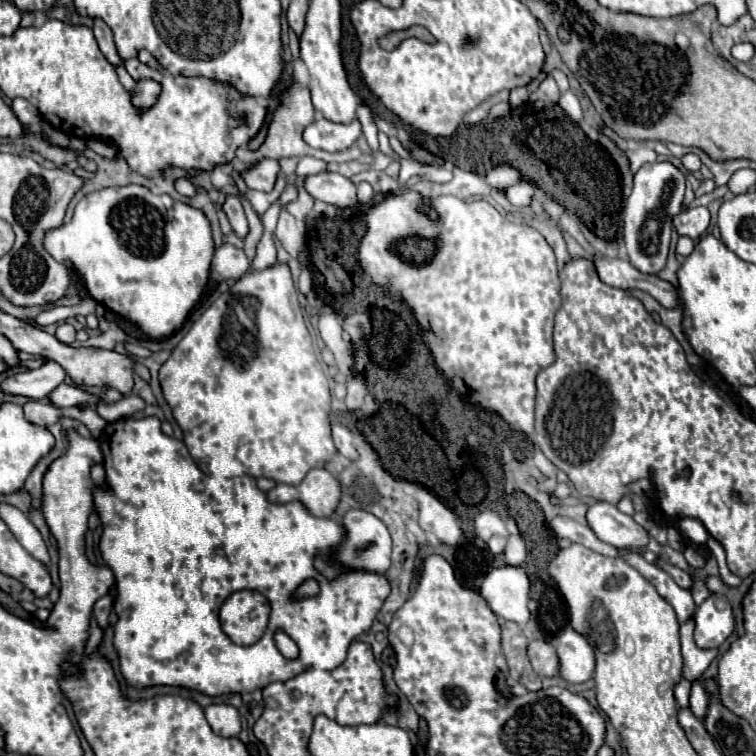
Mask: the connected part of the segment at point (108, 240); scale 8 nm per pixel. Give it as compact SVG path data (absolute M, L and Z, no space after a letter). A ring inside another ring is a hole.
M141 185L107 187L89 193L77 203L71 223L45 233L43 247L59 263L71 265L81 275L95 301L137 323L151 339L169 337L183 325L209 281L209 267L215 253L211 223L201 209L169 195L155 195Z

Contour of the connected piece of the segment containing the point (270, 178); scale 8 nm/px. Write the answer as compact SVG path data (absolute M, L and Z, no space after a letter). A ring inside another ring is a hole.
M261 159L255 165L243 167L239 171L245 185L249 189L259 189L259 191L271 191L277 173L279 173L279 163L275 159Z

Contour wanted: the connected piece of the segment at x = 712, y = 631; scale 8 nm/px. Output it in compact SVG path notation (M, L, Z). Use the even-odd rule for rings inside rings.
M711 593L695 611L695 643L699 649L719 647L733 631L735 621L725 595Z

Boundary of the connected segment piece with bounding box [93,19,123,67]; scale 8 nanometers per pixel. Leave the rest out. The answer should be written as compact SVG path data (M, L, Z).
M95 19L93 31L95 31L95 39L97 39L97 43L99 43L99 49L101 49L101 53L107 57L107 61L109 61L113 67L123 65L123 59L119 57L119 53L117 53L117 49L115 49L111 29L109 29L101 19Z

